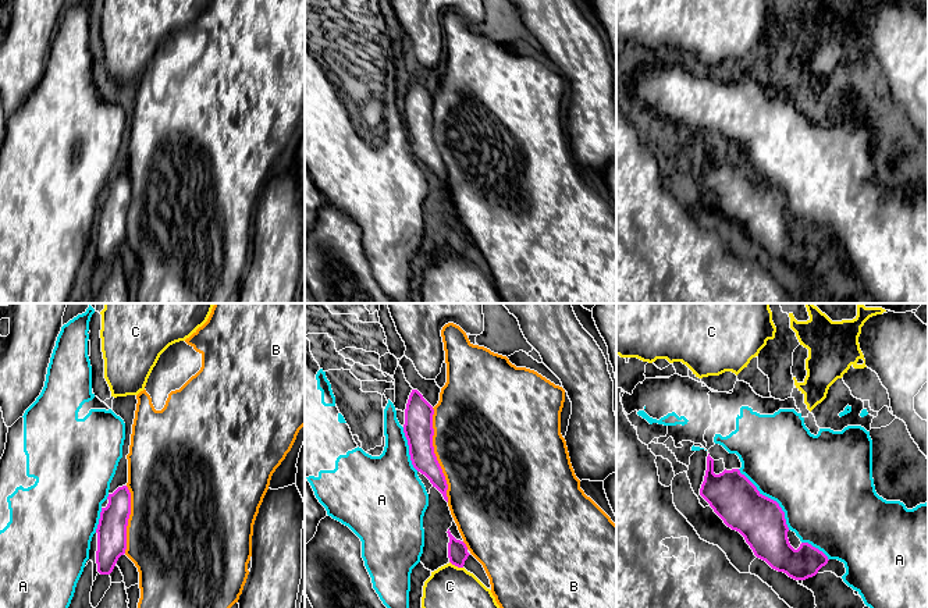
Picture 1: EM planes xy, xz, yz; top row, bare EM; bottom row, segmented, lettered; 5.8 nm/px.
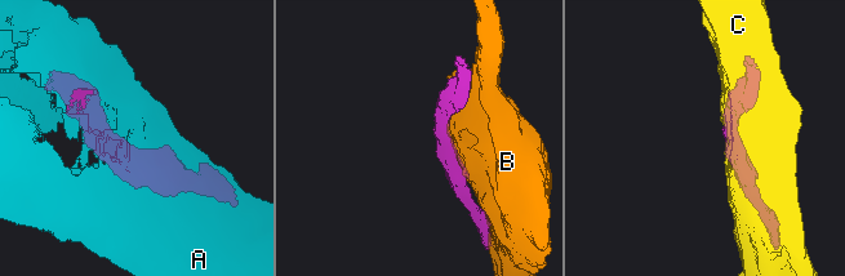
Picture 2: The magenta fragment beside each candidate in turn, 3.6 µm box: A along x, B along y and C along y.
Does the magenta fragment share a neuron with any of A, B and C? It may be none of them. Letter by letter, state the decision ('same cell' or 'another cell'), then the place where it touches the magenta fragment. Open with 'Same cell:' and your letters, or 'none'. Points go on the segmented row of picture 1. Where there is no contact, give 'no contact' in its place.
Same cell: none
A: another cell; meets magenta in yz at (770, 498)
B: another cell; meets magenta in xz at (434, 455)
C: another cell; meets magenta in xz at (457, 565)

